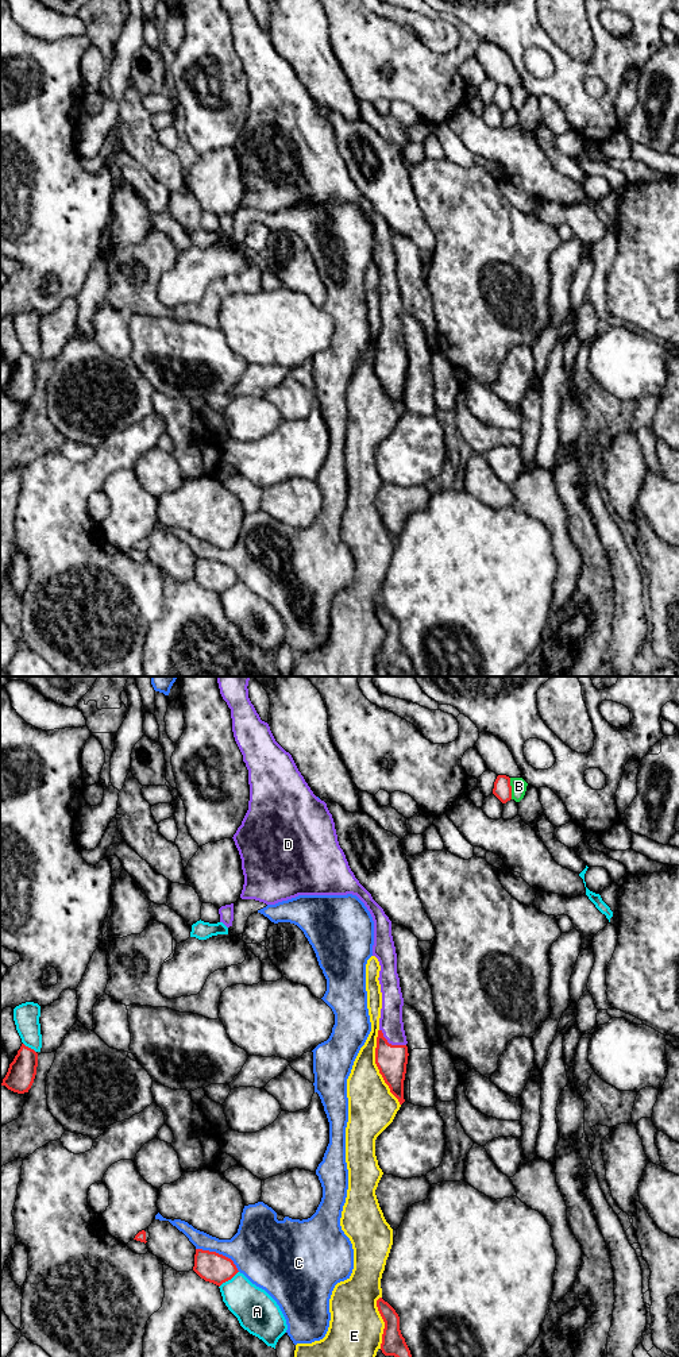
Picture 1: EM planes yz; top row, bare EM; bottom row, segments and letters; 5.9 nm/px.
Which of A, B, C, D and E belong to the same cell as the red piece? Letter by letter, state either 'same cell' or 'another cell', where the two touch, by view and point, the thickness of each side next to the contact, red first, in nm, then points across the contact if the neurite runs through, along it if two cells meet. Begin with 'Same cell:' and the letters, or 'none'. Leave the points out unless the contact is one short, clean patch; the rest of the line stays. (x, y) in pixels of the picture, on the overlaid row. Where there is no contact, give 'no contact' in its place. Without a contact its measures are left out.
Same cell: D
A: another cell | yz (228, 1279) | 180/240 nm
B: another cell | yz (510, 789) | 110/100 nm
C: another cell | yz (218, 1253) | 180/340 nm
D: same cell | yz (390, 1044) | 180/140 nm | across yz (392, 1060), (390, 1044), (390, 1022)
E: another cell | yz (377, 1066) | 180/280 nm

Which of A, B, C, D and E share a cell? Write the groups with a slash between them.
A / B / C / D / E

